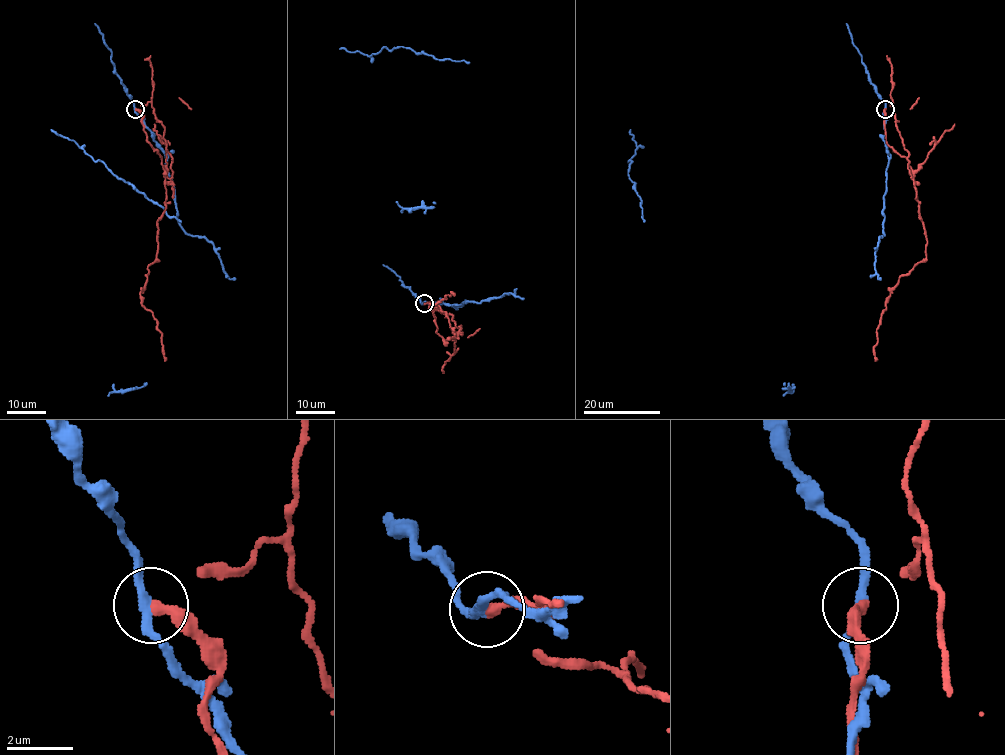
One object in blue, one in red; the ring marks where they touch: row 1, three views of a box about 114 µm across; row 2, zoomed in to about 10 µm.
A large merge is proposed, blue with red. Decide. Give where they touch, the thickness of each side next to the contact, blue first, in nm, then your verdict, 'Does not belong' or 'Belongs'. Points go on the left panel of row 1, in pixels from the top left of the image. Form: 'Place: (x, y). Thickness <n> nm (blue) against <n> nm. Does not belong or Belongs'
Place: (135, 109). Thickness 240 nm (blue) against 320 nm. Does not belong

